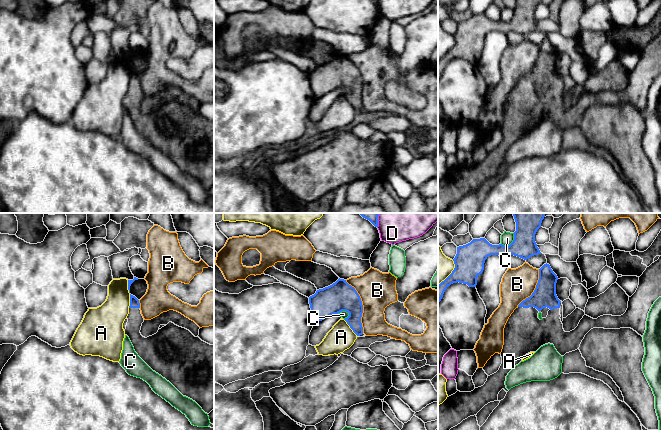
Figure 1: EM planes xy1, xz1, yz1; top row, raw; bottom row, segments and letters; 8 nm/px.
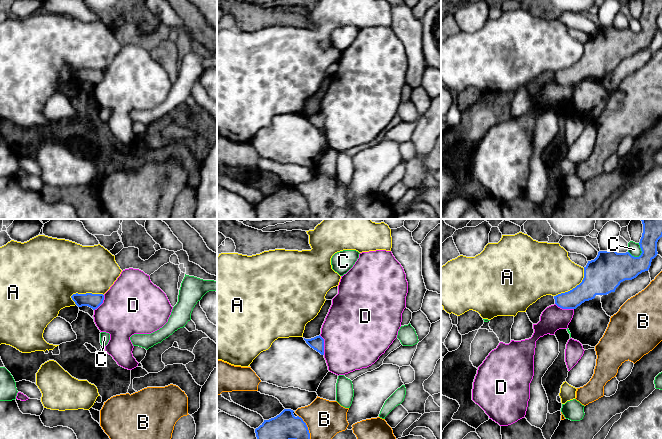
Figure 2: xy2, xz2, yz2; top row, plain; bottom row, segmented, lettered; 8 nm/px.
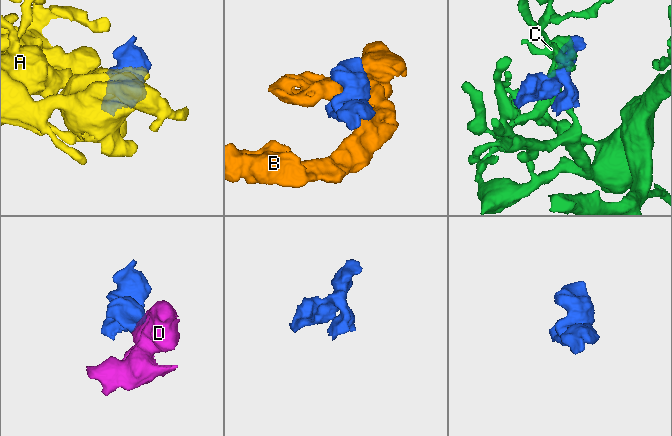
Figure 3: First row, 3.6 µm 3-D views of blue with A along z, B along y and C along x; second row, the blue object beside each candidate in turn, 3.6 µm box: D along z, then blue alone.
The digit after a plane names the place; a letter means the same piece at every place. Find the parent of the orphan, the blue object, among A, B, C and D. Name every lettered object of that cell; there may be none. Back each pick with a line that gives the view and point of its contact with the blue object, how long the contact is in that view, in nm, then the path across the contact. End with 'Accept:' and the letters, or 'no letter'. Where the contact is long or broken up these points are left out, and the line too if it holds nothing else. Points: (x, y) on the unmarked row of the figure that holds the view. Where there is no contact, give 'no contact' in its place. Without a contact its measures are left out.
Accept: no letter

